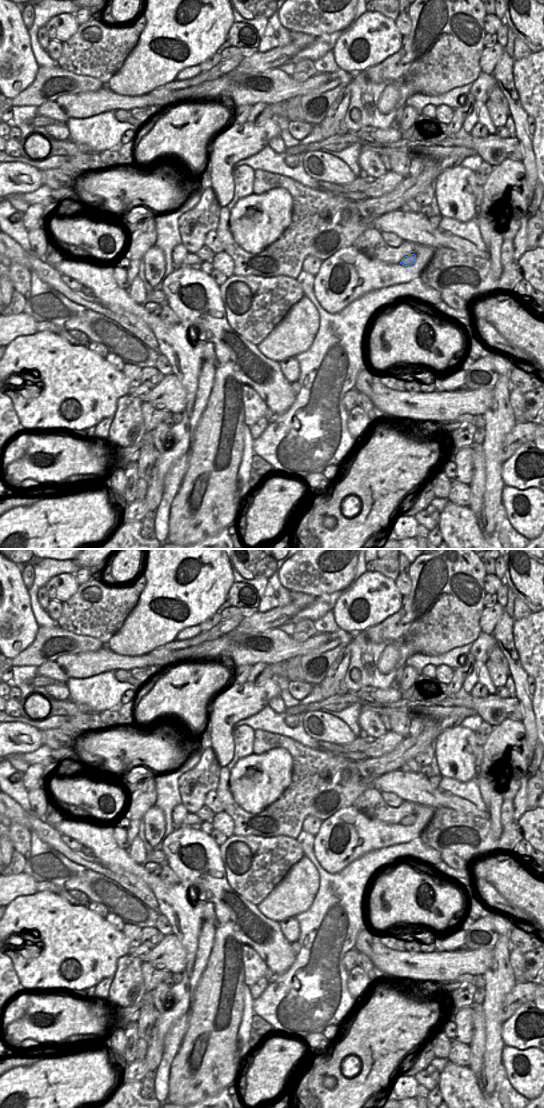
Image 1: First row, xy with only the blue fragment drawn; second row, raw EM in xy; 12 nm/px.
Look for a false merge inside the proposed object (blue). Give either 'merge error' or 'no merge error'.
no merge error

